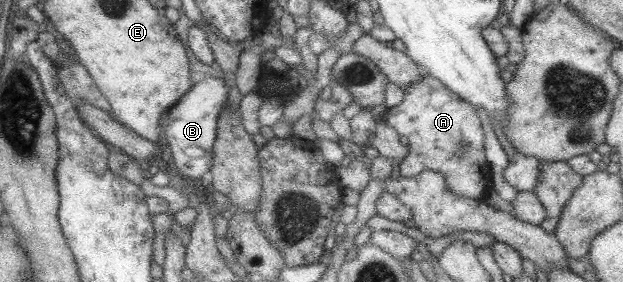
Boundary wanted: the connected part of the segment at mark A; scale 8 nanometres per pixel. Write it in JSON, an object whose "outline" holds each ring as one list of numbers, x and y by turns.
{"outline":[[426,73,418,84,410,84,403,90,402,102,384,111,384,123,399,137,408,139,406,157,399,160,400,175,412,177,422,170,432,169,446,181,450,192,483,200,491,188,485,160,484,132,477,110]]}

